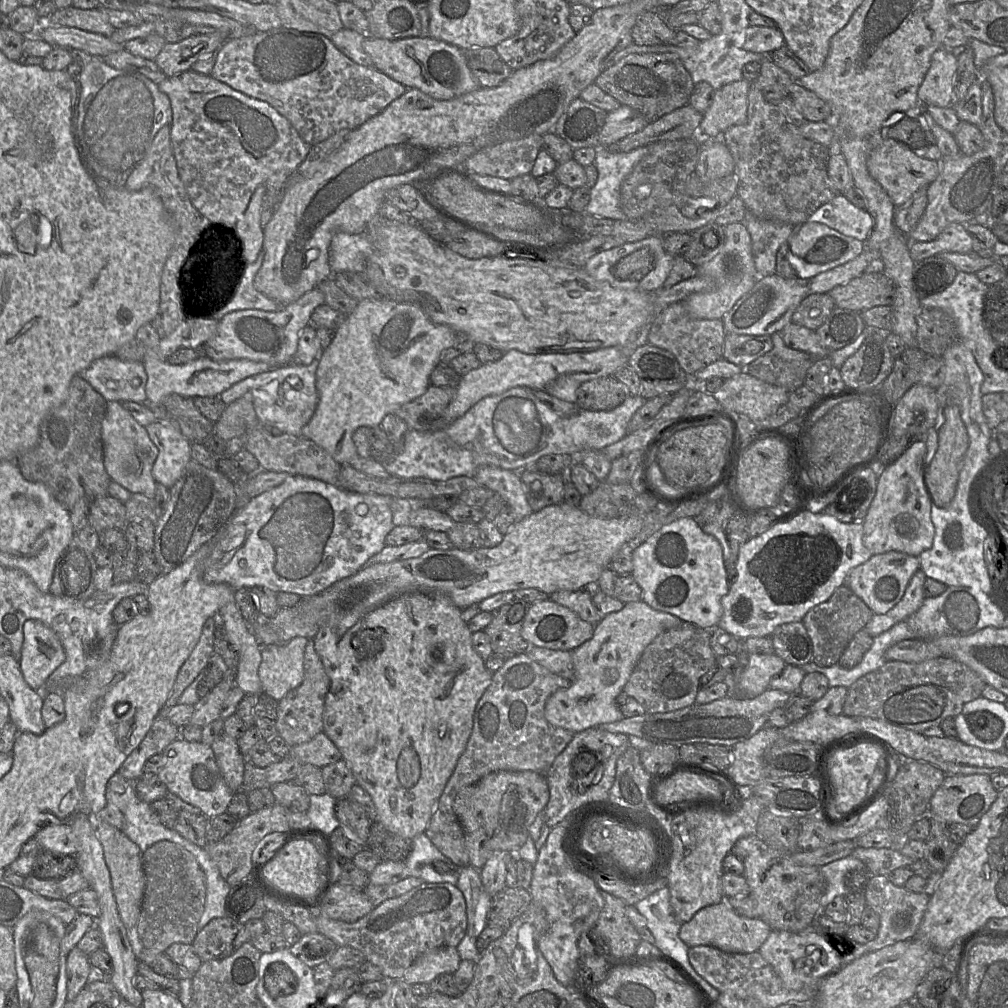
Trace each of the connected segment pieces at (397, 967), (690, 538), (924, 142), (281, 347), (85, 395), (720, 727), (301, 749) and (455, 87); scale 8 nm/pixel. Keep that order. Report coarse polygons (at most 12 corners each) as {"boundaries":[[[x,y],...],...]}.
{"boundaries":[[[423,883],[318,933],[402,979],[467,929],[456,885]],[[694,518],[633,552],[651,608],[718,627],[729,583],[718,540]],[[922,110],[906,111],[886,140],[911,150],[935,145]],[[315,287],[278,311],[218,321],[204,344],[215,361],[290,364],[300,331],[324,303]],[[75,375],[14,461],[69,511],[108,495],[107,400]],[[767,688],[604,723],[656,744],[733,747],[793,694]],[[324,732],[290,747],[289,755],[320,768],[342,759]],[[366,35],[377,70],[450,100],[481,88],[464,51],[432,37]]]}

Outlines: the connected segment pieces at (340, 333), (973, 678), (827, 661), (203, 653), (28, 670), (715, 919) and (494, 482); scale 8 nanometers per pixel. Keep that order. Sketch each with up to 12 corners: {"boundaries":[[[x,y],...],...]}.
{"boundaries":[[[363,299],[321,351],[301,436],[391,475],[353,442],[425,393],[459,341],[417,303]],[[949,656],[889,660],[842,714],[922,734],[987,683]],[[848,586],[802,620],[812,662],[837,664],[873,614]],[[218,616],[204,623],[200,639],[178,671],[164,708],[178,704],[184,690],[214,653]],[[27,620],[20,670],[41,691],[65,661],[57,634]],[[724,899],[682,923],[689,948],[759,951],[772,928]],[[483,466],[474,479],[502,496],[516,522],[533,513],[519,472]]]}

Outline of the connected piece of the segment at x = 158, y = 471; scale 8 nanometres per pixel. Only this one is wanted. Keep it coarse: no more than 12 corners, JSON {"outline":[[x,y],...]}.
{"outline":[[162,421],[145,428],[158,448],[152,475],[171,488],[192,443]]}

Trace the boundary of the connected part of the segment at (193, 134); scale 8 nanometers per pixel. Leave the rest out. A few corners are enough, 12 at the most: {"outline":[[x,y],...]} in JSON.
{"outline":[[191,69],[158,84],[193,206],[235,232],[311,145]]}

